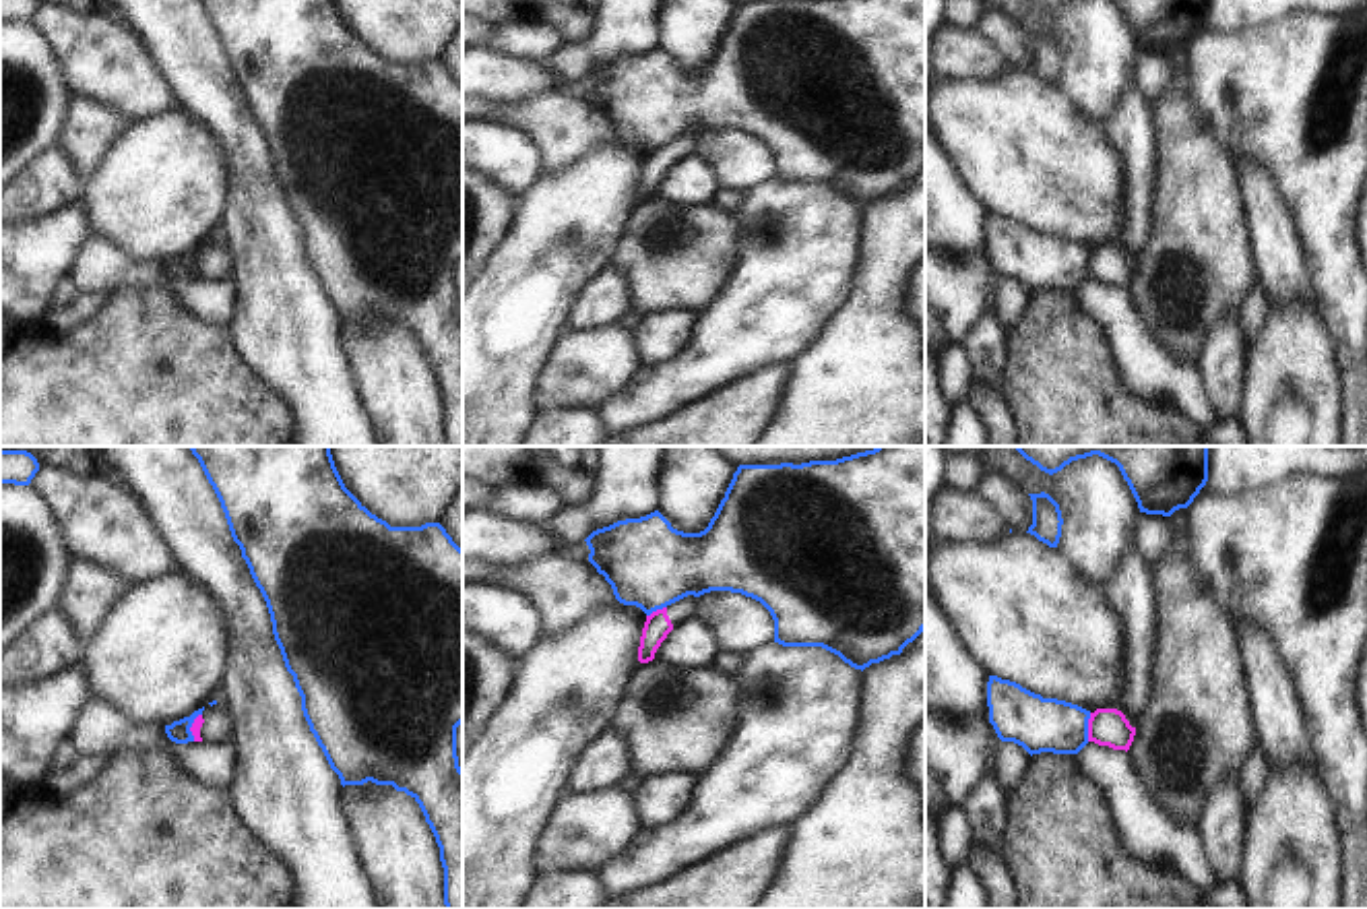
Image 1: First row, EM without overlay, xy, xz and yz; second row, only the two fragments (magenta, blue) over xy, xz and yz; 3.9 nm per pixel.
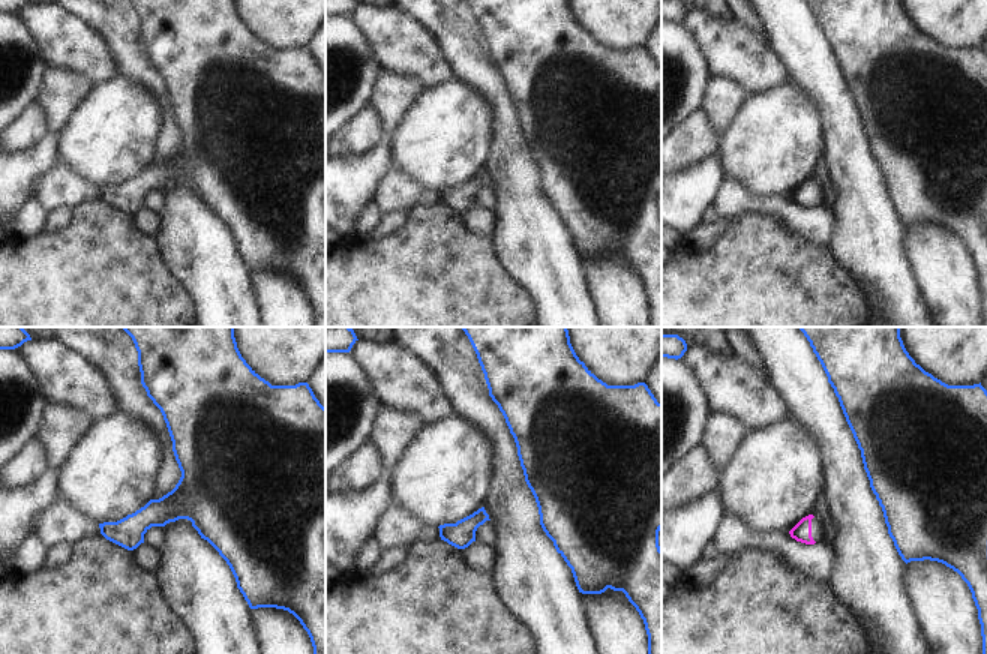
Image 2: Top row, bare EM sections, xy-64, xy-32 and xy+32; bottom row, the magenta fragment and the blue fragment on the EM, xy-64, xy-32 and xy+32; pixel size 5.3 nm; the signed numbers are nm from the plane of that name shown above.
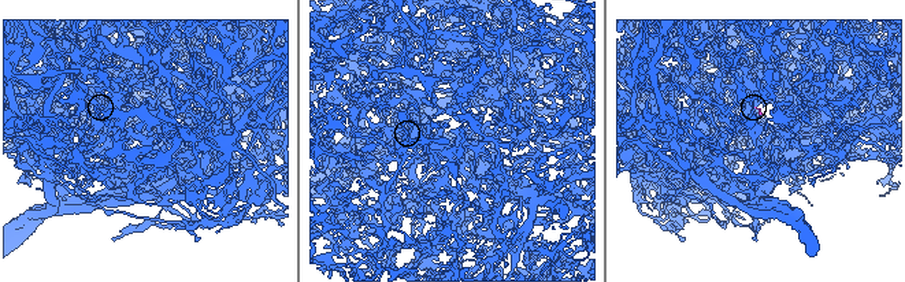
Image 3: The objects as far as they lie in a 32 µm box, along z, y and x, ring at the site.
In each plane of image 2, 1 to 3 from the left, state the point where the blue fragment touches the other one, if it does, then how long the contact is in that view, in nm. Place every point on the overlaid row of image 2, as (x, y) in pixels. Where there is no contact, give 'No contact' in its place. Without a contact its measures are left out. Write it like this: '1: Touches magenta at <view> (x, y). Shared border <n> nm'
1: No contact
2: No contact
3: No contact.

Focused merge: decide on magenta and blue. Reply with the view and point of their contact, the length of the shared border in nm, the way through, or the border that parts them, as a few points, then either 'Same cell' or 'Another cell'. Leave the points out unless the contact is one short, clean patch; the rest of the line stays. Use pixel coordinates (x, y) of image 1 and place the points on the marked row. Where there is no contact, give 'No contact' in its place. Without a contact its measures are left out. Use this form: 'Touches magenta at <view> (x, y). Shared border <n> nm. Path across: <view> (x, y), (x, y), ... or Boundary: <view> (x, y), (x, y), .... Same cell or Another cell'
Touches magenta at yz (1089, 728). Shared border 110 nm. Boundary: yz (1091, 713), (1087, 740). Another cell.

